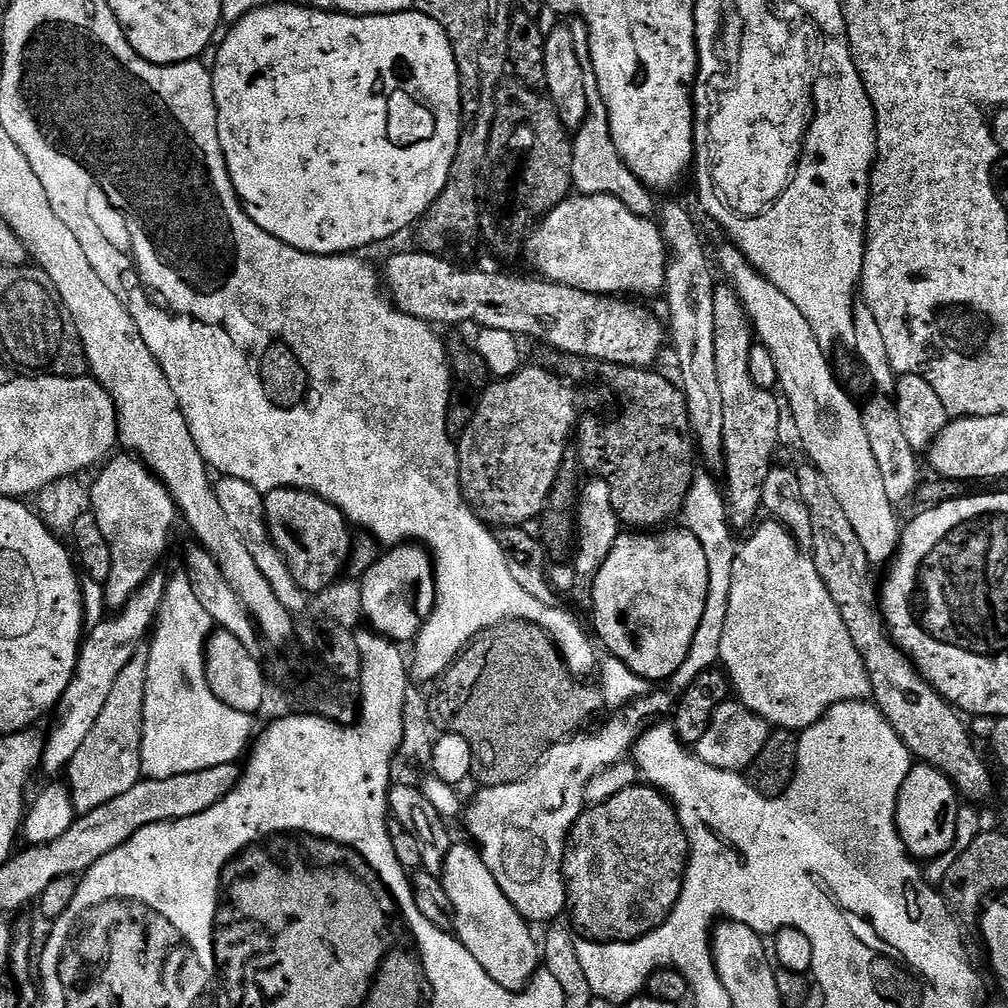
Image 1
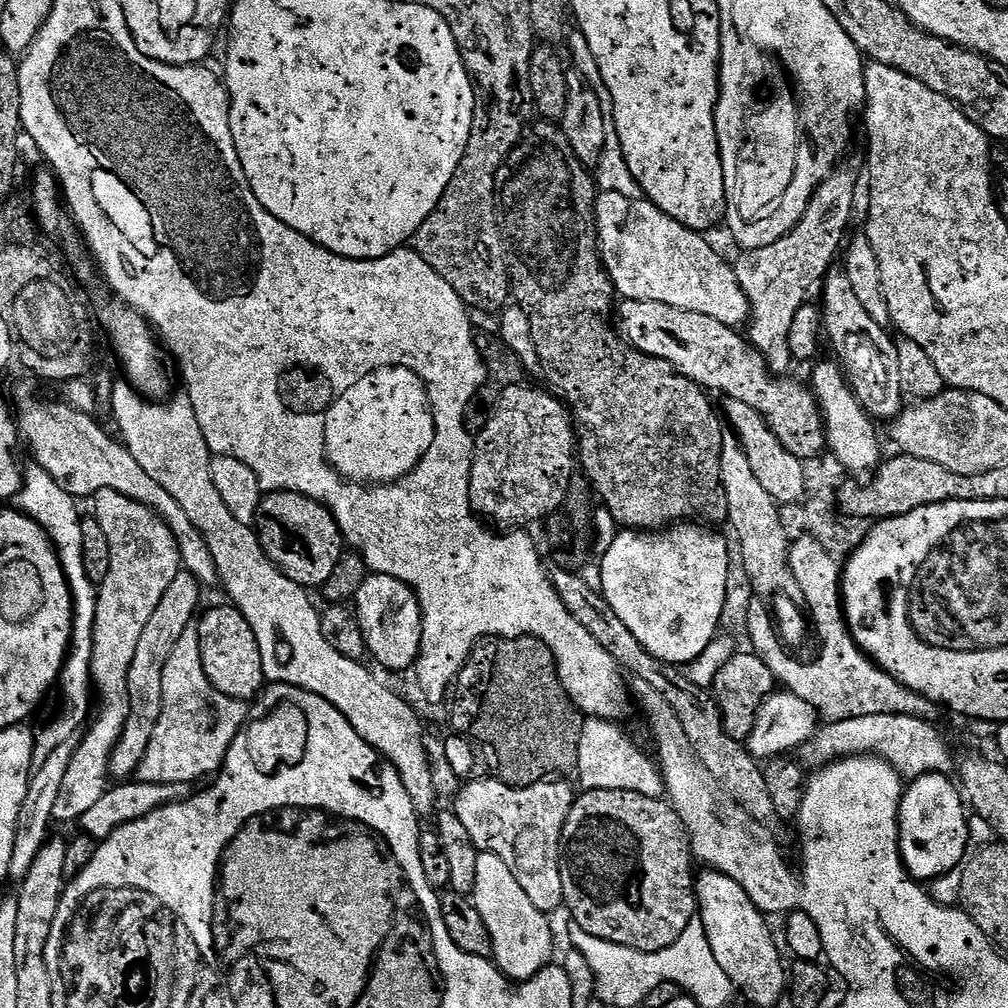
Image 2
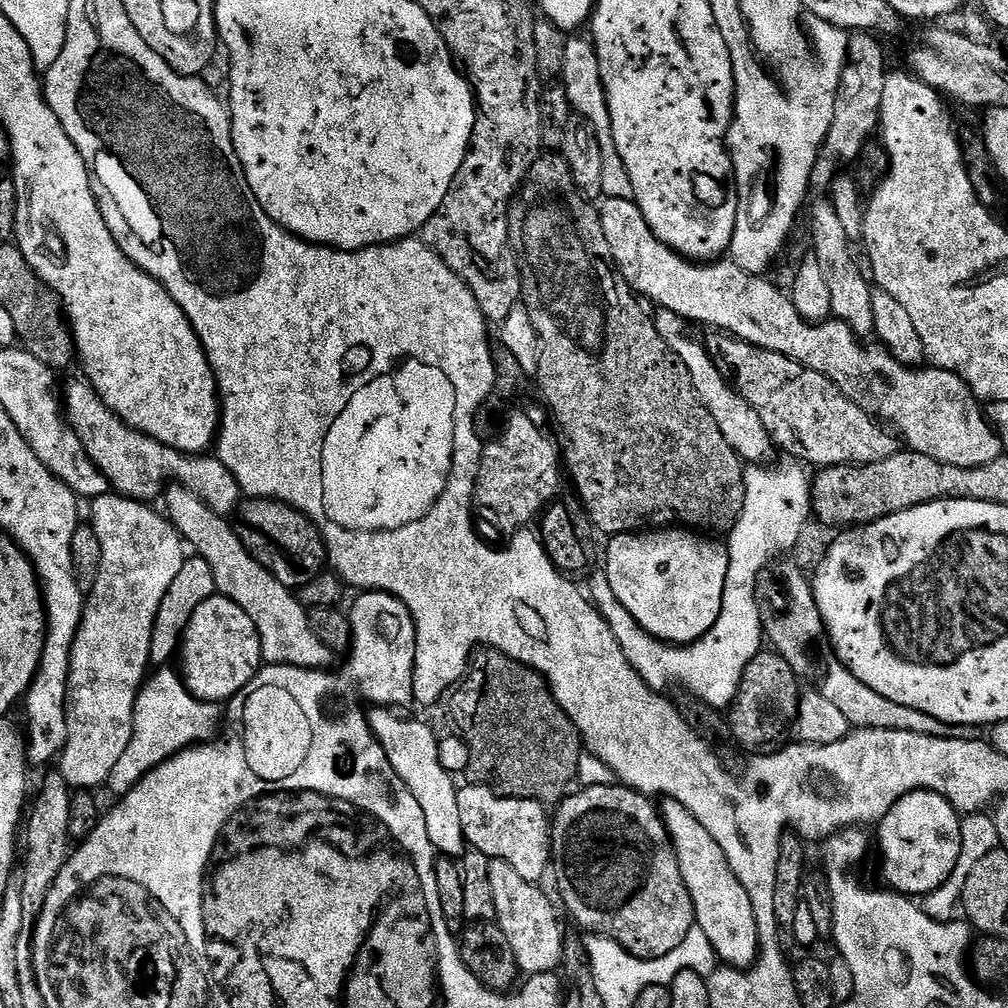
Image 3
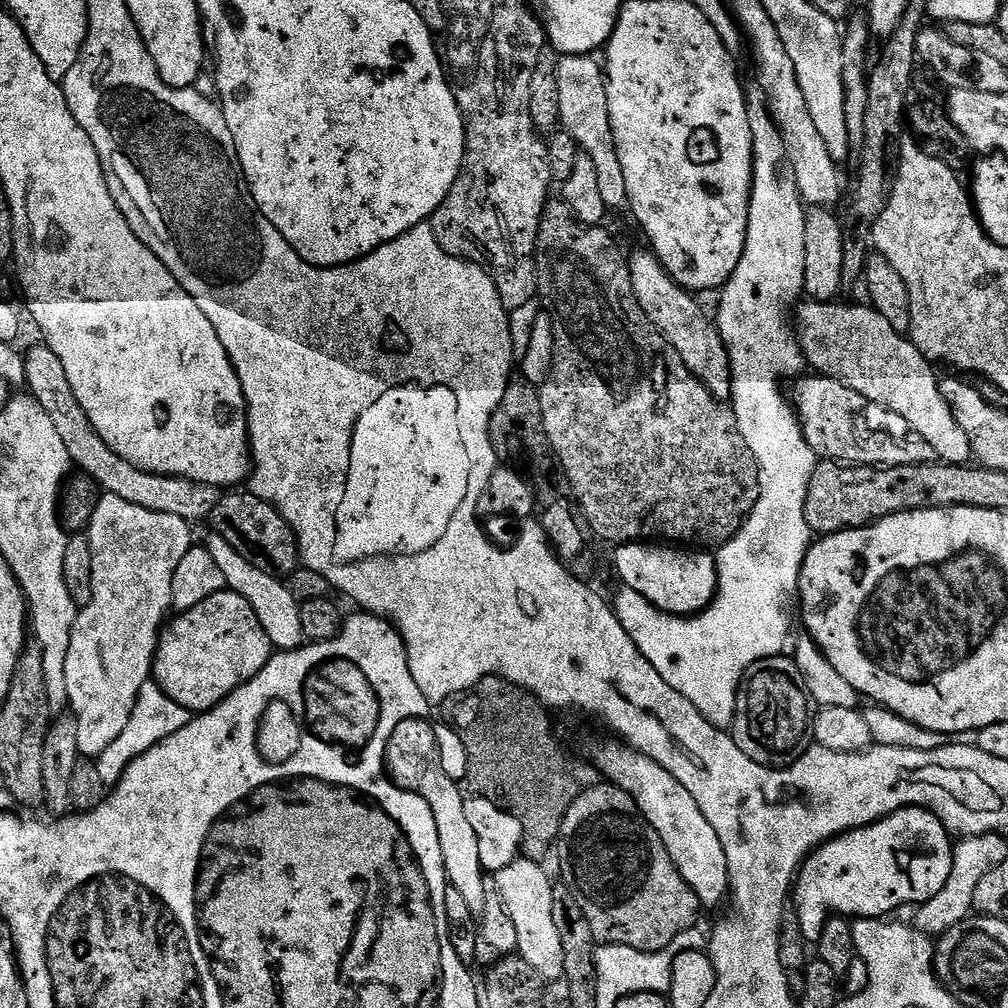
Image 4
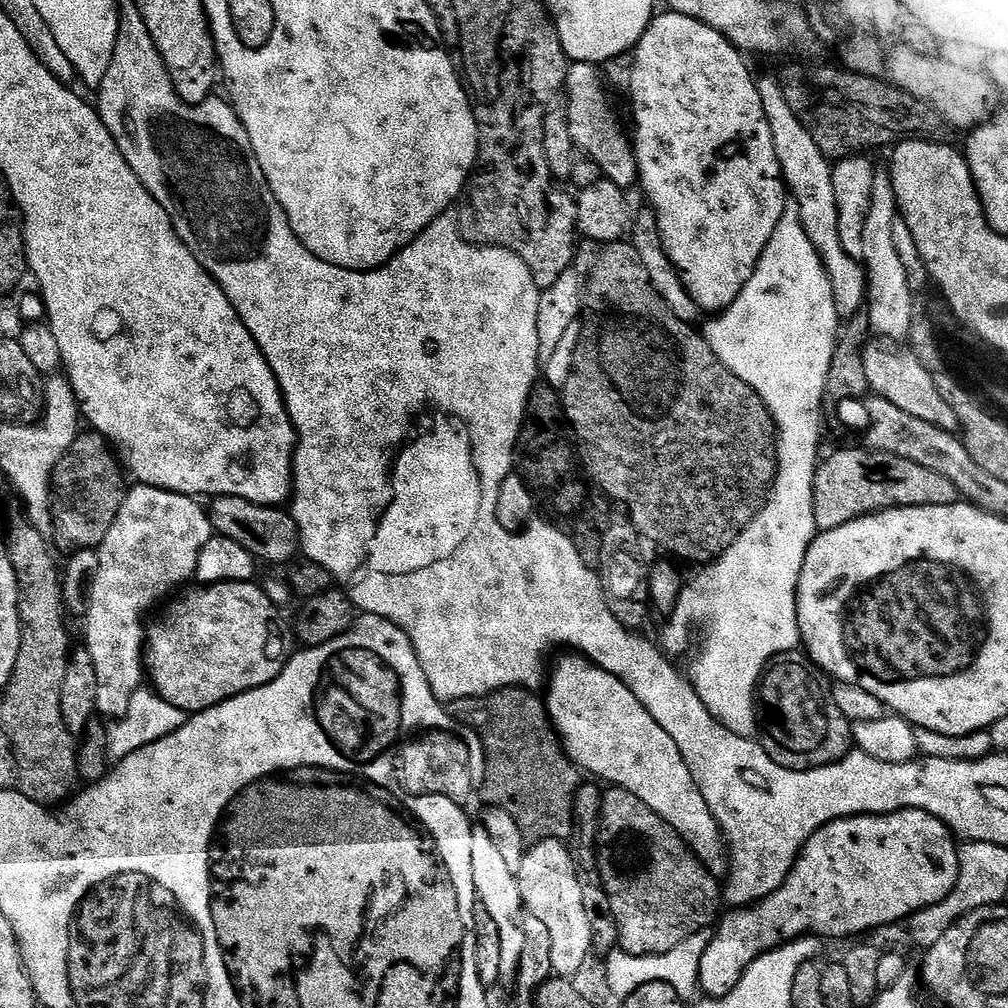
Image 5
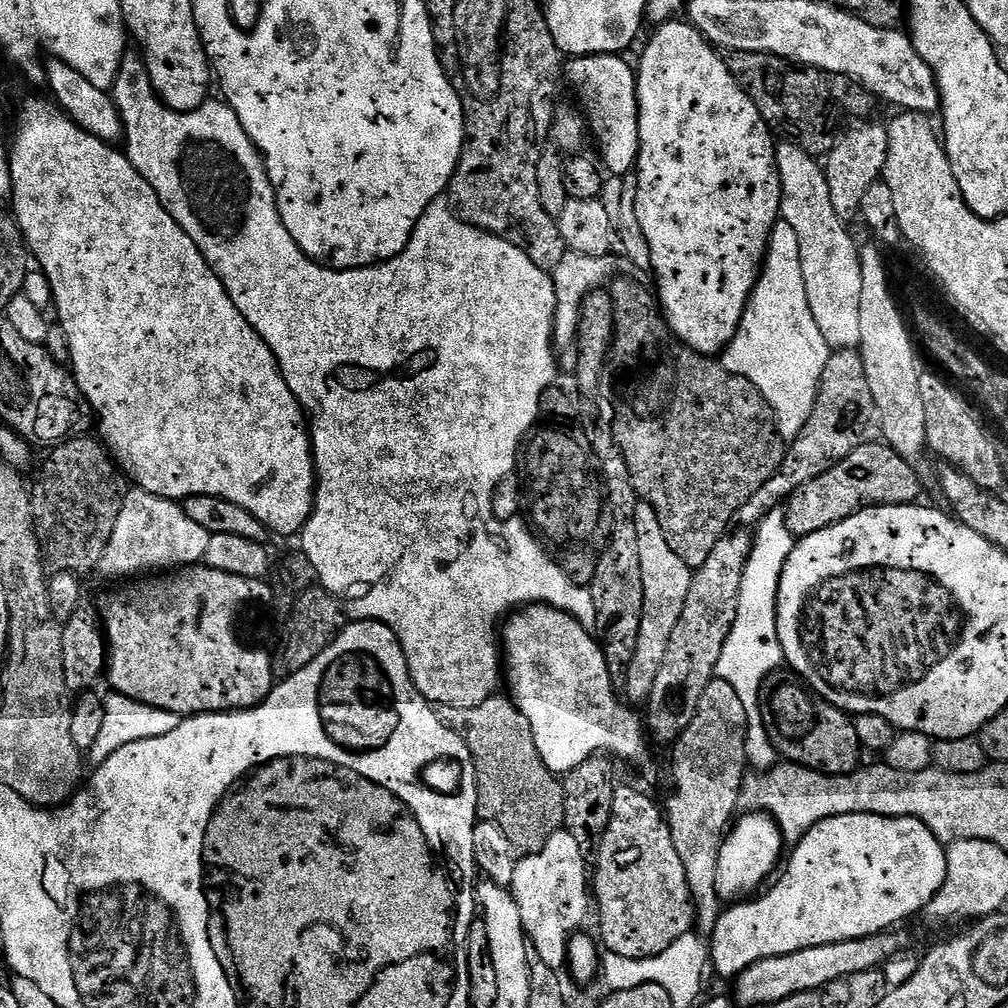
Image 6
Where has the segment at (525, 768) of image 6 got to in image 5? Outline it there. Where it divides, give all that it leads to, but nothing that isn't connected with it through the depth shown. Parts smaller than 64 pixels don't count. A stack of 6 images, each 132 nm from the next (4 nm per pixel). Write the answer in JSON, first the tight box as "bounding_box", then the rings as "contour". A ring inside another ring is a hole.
{"bounding_box":[446,686,582,841],"contour":[[[519,686],[502,688],[487,696],[451,701],[446,712],[469,724],[480,739],[484,755],[485,805],[502,810],[525,841],[567,841],[574,827],[574,805],[582,772],[563,755],[548,752],[543,734],[536,729],[535,718],[524,709],[535,706],[536,700],[532,696],[535,695],[531,691]]]}

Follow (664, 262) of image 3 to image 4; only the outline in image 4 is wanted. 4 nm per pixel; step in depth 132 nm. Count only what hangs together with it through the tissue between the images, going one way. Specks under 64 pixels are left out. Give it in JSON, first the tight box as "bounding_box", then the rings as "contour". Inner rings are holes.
{"bounding_box":[798,302,974,464],"contour":[[[807,302],[801,303],[800,308],[800,328],[798,324],[798,342],[802,347],[803,355],[806,357],[809,365],[813,364],[815,371],[822,376],[832,376],[836,380],[840,380],[846,386],[850,386],[850,390],[858,390],[858,394],[862,394],[867,400],[878,402],[882,406],[886,406],[890,410],[894,410],[898,414],[902,414],[902,418],[906,418],[910,422],[910,426],[914,426],[914,430],[918,430],[922,434],[922,438],[926,438],[926,442],[930,442],[930,446],[934,446],[937,457],[945,464],[966,464],[973,459],[974,449],[972,447],[972,439],[968,436],[963,425],[960,424],[959,418],[953,412],[953,406],[949,403],[948,396],[945,395],[941,381],[936,381],[936,372],[932,369],[933,361],[929,359],[925,353],[916,347],[915,343],[907,335],[904,336],[899,327],[891,324],[881,312],[876,311],[875,307],[867,306],[863,308],[860,304],[840,304],[841,302],[817,303]]]}

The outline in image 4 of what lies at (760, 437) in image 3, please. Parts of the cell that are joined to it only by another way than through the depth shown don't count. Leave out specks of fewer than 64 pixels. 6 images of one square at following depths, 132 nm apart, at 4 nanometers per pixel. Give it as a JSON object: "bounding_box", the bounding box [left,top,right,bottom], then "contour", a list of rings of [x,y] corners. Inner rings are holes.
{"bounding_box":[628,248,734,400],"contour":[[[640,248],[630,252],[628,265],[634,282],[634,294],[648,320],[663,333],[687,368],[703,381],[713,396],[720,400],[729,399],[734,390],[731,356],[713,317],[706,314],[687,289],[681,288],[672,279],[655,251]]]}

